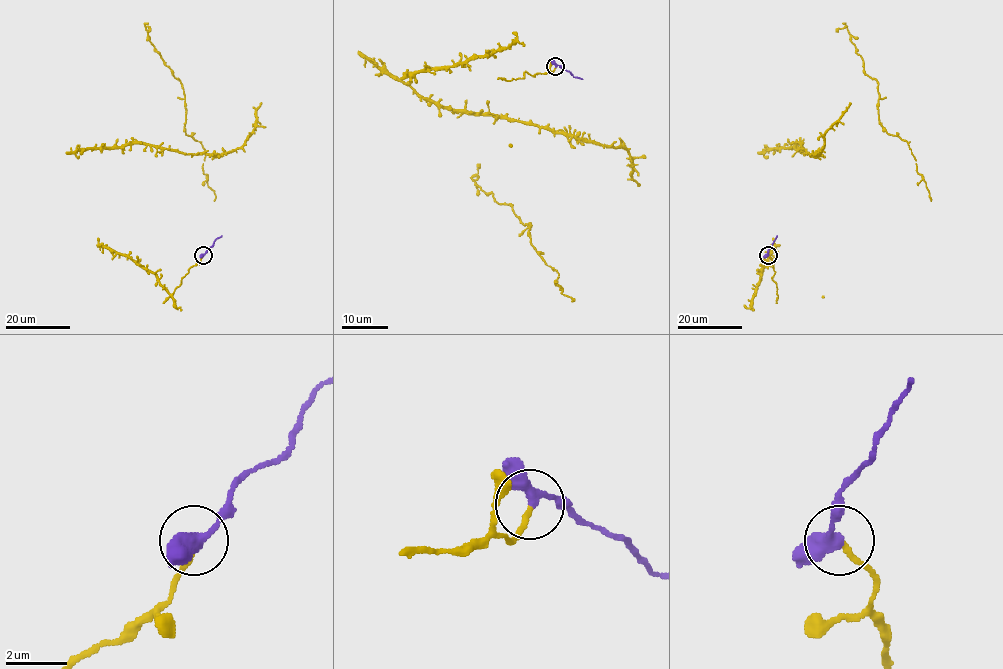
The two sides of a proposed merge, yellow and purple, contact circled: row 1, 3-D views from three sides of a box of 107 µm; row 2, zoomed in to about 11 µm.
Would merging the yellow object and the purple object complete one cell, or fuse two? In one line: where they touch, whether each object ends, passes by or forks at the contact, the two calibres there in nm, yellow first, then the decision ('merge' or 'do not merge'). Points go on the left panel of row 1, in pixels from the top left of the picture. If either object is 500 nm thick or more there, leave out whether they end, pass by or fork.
(203, 255) | yellow ends | purple passes by | 150/360 nm | merge

